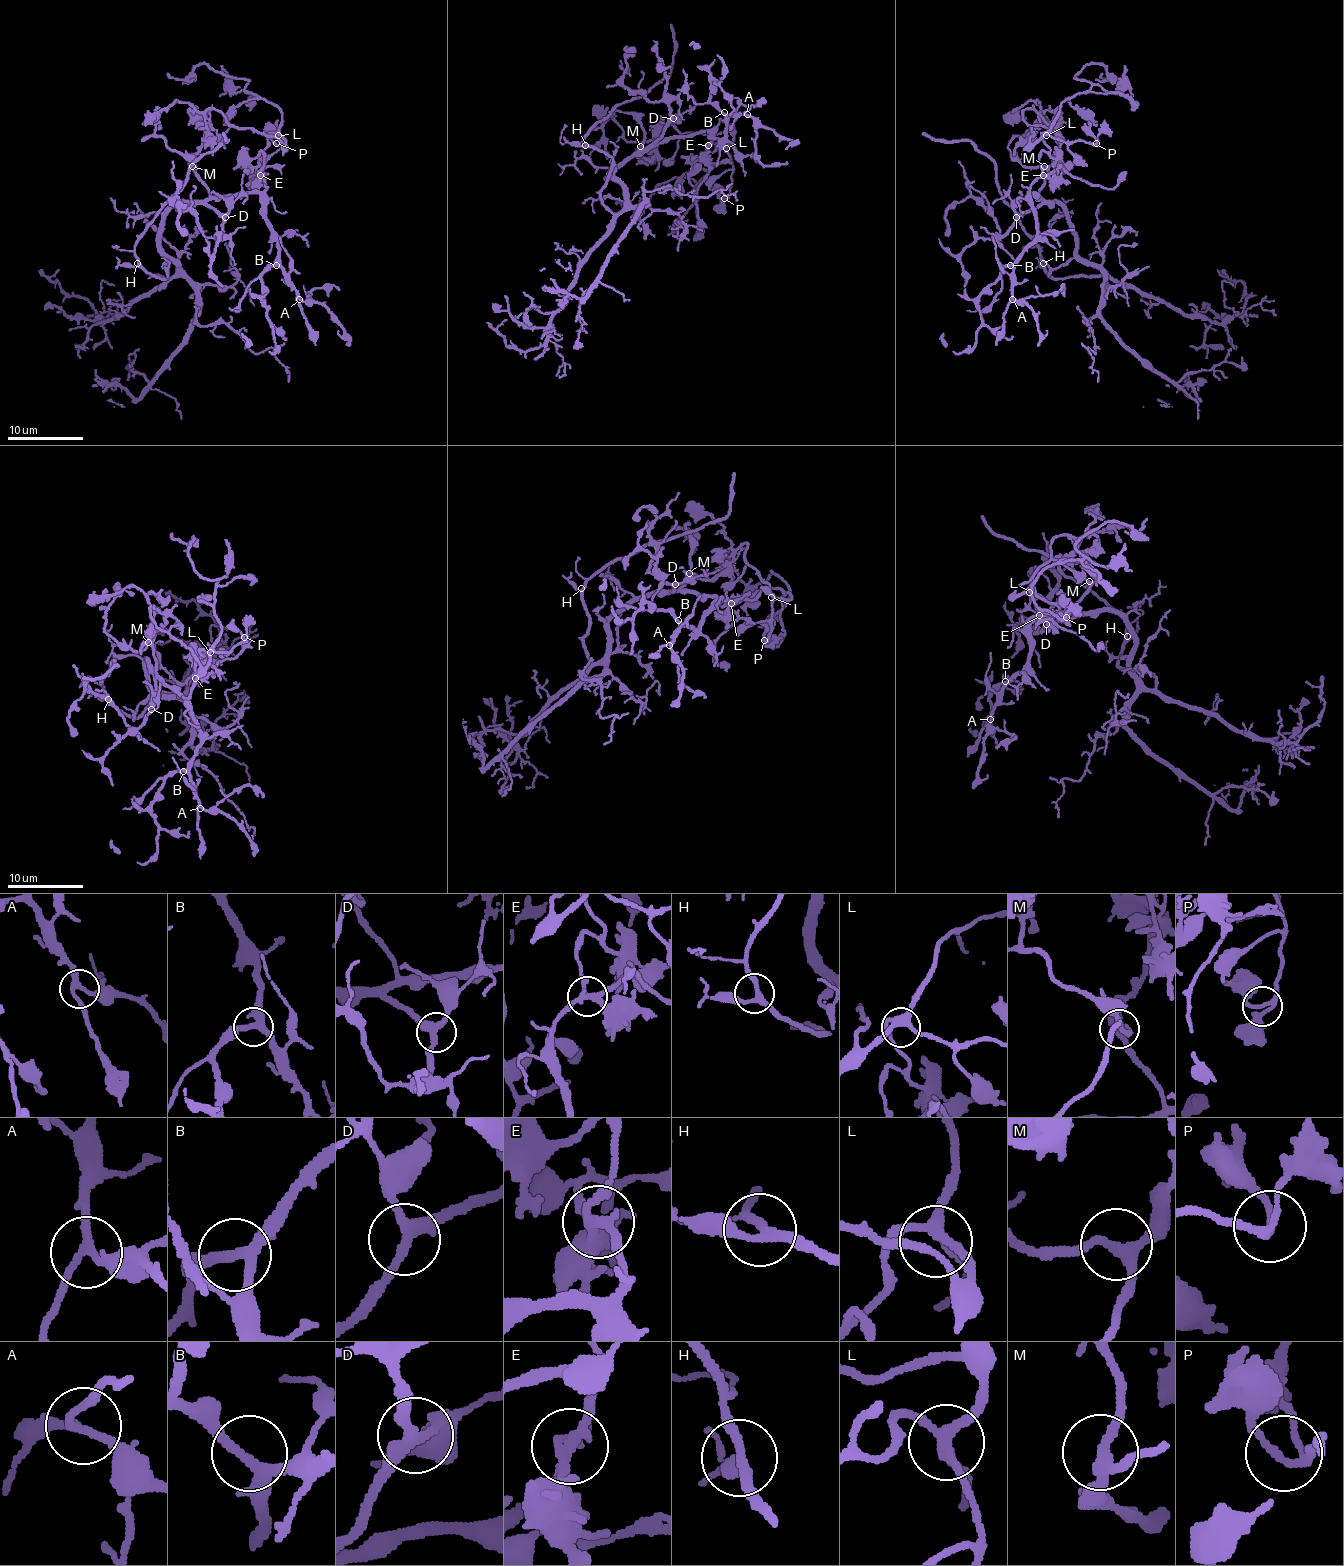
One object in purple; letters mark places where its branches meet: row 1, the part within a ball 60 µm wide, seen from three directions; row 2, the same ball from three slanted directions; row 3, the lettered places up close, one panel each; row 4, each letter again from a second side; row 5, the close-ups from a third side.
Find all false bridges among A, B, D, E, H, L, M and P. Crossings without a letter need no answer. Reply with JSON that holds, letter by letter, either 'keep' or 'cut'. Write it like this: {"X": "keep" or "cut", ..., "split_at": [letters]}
{"A": "keep", "B": "keep", "D": "keep", "E": "cut", "H": "keep", "L": "keep", "M": "keep", "P": "keep", "split_at": ["E"]}

